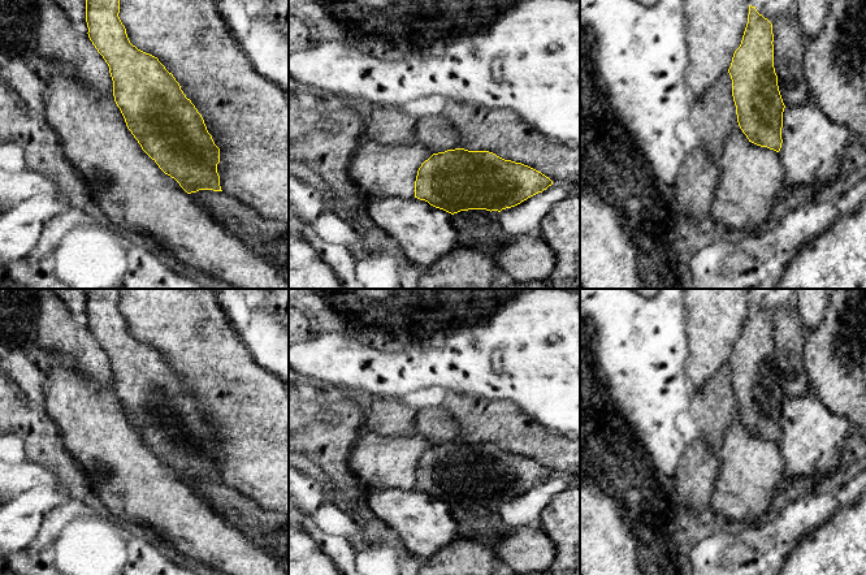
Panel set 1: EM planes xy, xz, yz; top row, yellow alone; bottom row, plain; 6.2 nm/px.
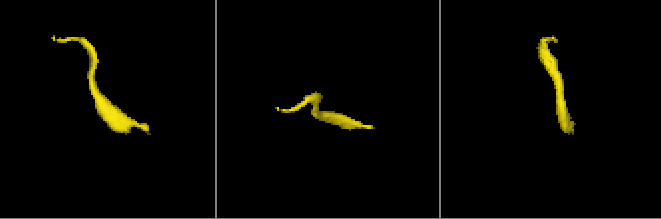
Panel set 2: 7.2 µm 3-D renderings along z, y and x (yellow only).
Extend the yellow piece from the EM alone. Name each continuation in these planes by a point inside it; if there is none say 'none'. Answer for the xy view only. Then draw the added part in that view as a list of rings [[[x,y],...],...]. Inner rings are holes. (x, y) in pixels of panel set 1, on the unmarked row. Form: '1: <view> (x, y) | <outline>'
none

